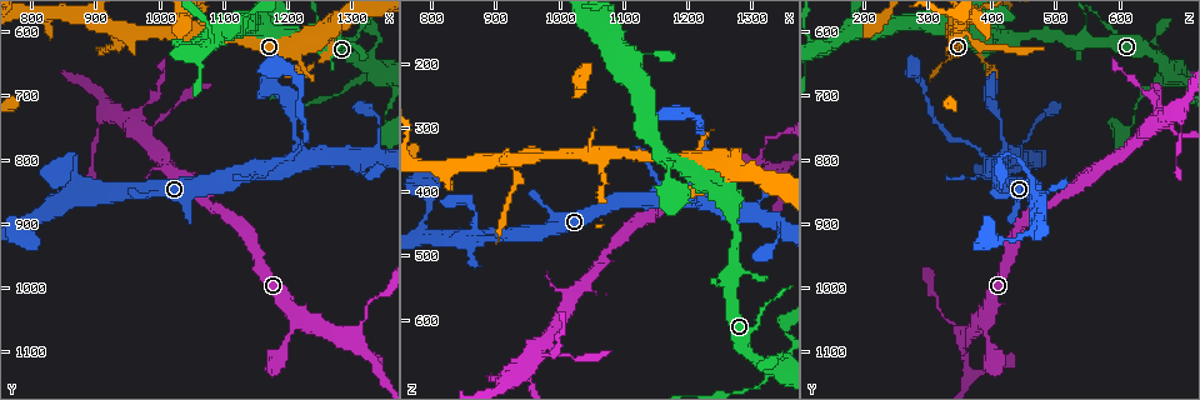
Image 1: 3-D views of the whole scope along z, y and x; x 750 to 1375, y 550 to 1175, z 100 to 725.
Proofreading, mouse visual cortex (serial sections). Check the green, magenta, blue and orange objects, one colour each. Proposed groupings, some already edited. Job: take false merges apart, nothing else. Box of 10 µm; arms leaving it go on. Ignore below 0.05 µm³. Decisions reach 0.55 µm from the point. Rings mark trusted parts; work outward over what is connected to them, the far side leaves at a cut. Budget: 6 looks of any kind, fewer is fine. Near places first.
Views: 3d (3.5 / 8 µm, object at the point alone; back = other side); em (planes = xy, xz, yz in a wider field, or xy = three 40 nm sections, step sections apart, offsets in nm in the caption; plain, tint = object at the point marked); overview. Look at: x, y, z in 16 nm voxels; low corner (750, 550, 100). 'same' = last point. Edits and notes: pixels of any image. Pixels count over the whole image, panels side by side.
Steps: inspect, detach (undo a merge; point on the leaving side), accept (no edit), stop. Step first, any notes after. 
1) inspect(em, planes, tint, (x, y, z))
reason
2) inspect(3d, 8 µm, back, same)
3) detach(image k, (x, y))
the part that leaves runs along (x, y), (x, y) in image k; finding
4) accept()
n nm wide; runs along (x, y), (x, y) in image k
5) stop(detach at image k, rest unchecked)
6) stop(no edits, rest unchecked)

inspect(3d, 3.5 µm, (1070, 600, 340))
four or more arms meet

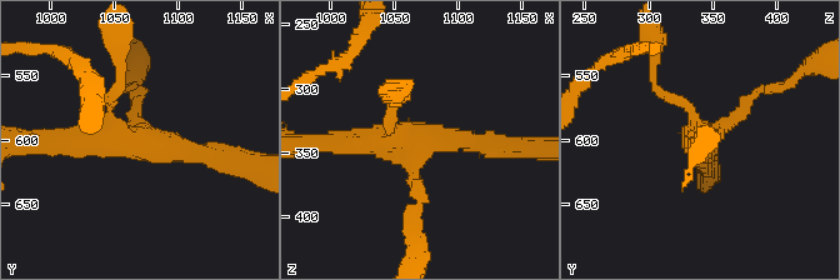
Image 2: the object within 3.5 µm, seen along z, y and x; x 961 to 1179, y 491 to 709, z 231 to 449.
inspect(em, xy, step 3, plain, (1068, 602, 340))
4 arms; arms of 150, 150, 250, 300 nm; shape alone is not enough

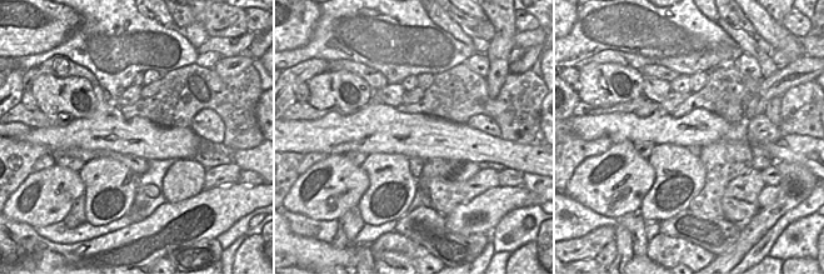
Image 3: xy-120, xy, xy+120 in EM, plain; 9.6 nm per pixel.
inspect(em, xy, step 3, tint, same)

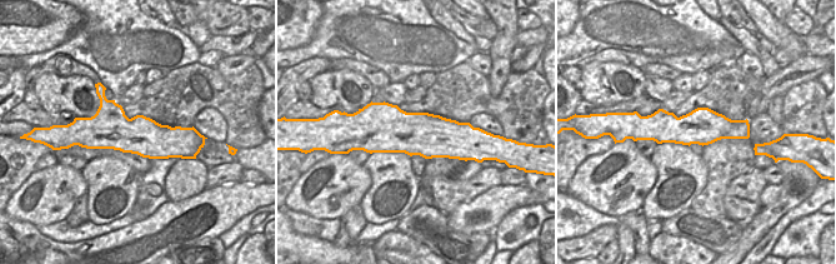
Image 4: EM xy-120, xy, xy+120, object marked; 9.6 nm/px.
accept()
runs along (84, 126), (155, 142), (189, 142) in image 4; continuous, no second cell

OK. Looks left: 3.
inspect(3d, 8 µm, (1325, 665, 685))
thin arm on a thick one

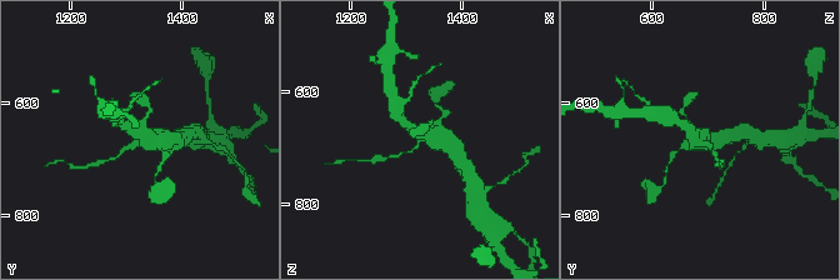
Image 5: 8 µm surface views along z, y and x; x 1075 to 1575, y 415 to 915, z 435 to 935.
inspect(em, planes, tint, same)

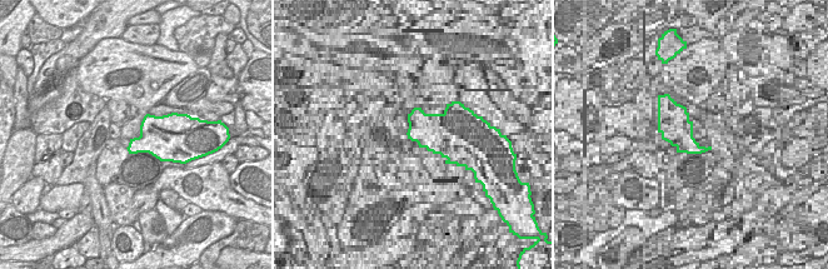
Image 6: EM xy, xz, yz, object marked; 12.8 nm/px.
accept()
runs along (680, 123), (715, 155) in image 5; one cell here

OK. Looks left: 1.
stop(no edits, rest unchecked)

